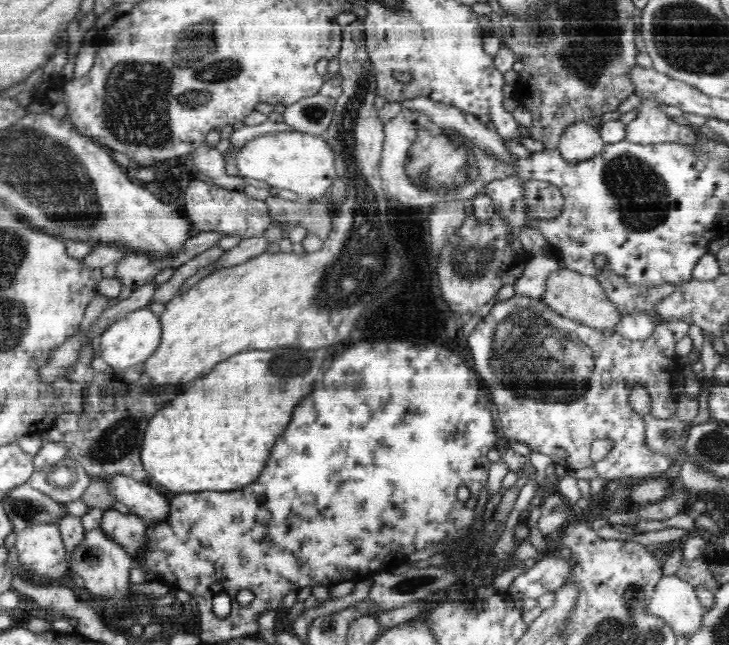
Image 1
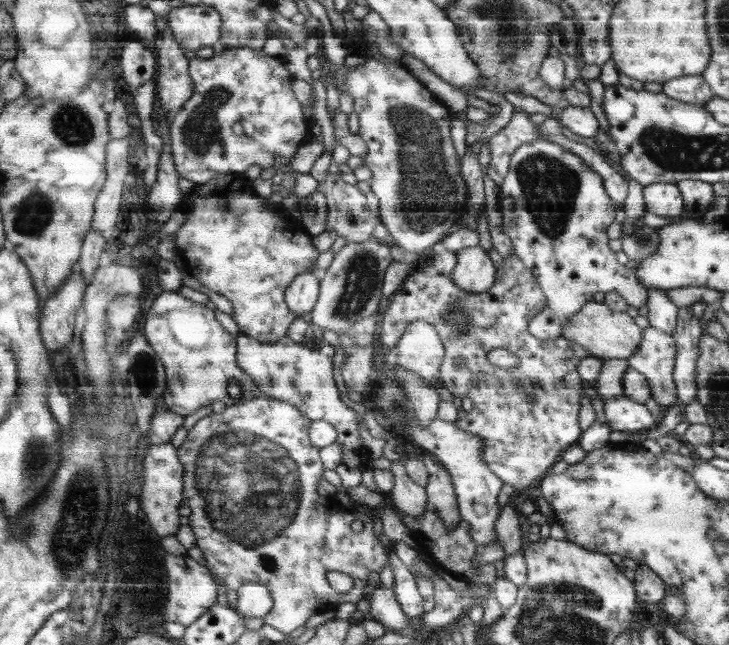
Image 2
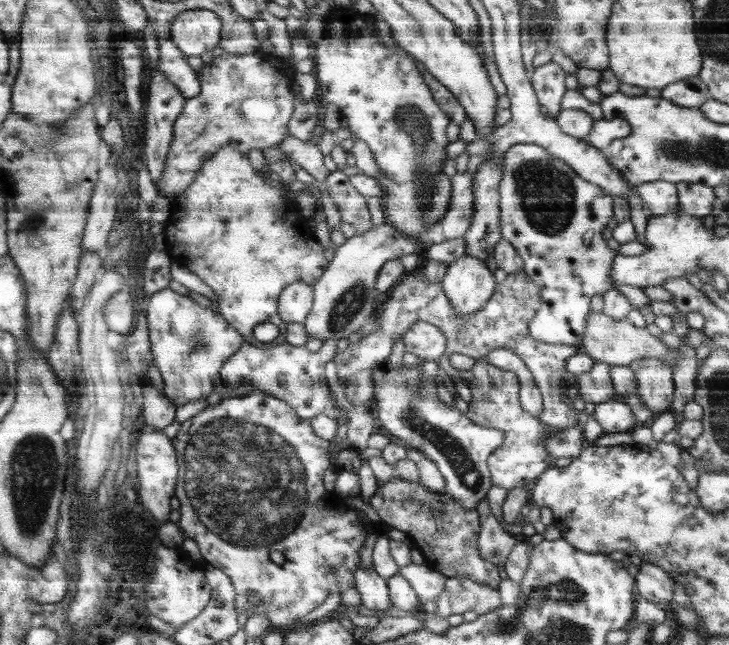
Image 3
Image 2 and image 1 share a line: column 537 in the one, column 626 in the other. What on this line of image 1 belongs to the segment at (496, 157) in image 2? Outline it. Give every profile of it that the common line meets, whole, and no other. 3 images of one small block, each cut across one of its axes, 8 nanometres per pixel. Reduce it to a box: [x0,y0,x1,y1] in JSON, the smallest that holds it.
[625,99,698,146]

